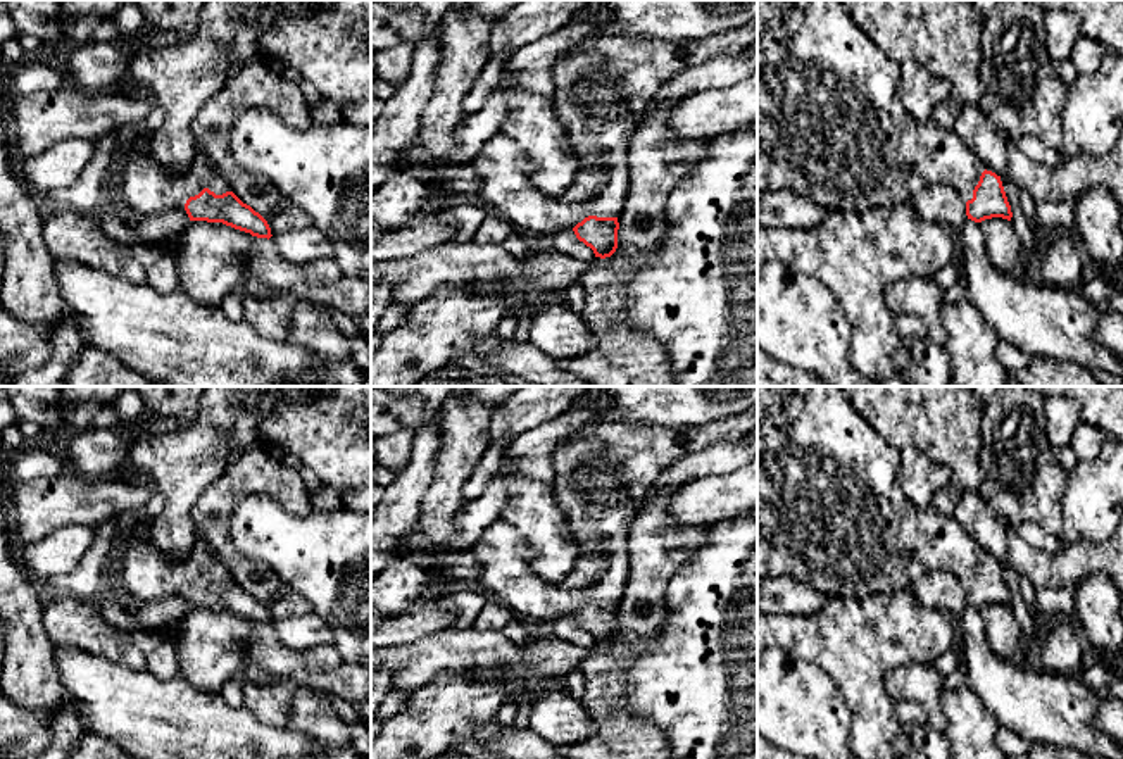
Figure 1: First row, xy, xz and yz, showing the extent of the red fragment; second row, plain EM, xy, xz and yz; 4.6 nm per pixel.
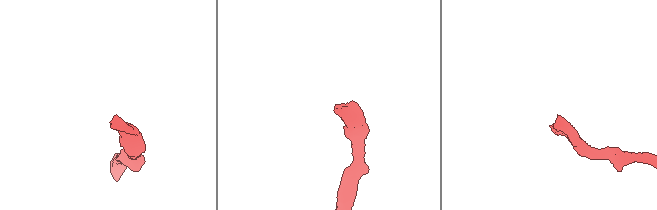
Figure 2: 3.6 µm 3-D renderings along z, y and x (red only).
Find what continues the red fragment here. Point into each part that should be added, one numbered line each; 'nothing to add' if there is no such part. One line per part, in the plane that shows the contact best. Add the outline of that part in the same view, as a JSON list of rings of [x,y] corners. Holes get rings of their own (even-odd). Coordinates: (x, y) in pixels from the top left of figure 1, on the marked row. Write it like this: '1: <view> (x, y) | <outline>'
1: xy (147, 187) | [[[133,152],[121,160],[116,191],[129,207],[131,216],[140,217],[181,209],[204,188],[216,195],[231,191],[204,154],[197,152],[188,171],[181,174],[164,167],[150,154]]]

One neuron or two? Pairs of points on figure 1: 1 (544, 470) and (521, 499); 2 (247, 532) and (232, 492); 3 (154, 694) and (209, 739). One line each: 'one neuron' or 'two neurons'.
1: two neurons
2: two neurons
3: one neuron

